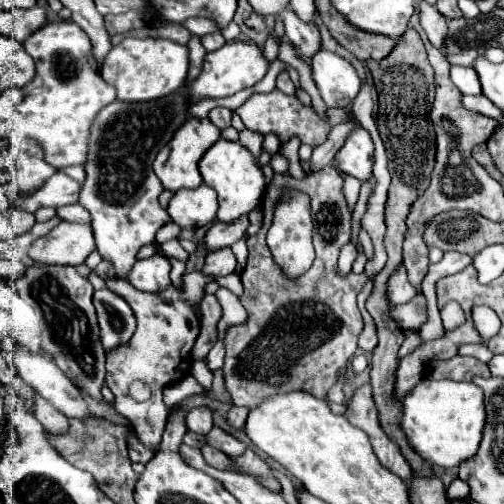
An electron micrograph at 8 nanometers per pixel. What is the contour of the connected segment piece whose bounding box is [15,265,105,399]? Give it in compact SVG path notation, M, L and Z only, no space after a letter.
M31 265L25 269L25 275L19 281L15 281L15 289L31 305L31 309L43 313L43 349L47 349L53 355L59 369L71 381L75 381L75 385L89 397L104 399L101 387L105 383L105 349L99 343L99 325L91 301L91 283L79 277L75 267Z

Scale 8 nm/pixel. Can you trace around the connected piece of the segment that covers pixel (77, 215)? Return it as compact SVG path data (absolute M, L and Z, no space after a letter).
M81 203L67 205L67 207L59 207L57 209L57 215L61 219L65 219L65 221L91 221L89 219L89 211Z

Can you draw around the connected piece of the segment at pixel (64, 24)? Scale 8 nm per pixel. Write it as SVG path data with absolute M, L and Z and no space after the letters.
M59 21L59 23L47 23L35 33L31 33L23 41L25 51L33 57L37 73L35 79L25 85L21 91L21 99L17 101L17 125L15 133L23 135L25 139L33 139L37 145L41 145L45 161L55 167L57 171L71 167L71 165L83 165L87 161L87 137L91 135L91 125L95 117L99 115L99 109L107 107L111 101L115 101L115 89L107 85L97 71L91 55L91 41L79 25L73 21Z

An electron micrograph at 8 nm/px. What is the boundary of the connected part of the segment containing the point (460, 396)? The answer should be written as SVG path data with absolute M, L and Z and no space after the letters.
M423 379L403 399L401 427L411 447L431 465L455 467L471 459L481 443L487 411L483 405L483 391L475 383L435 381Z

